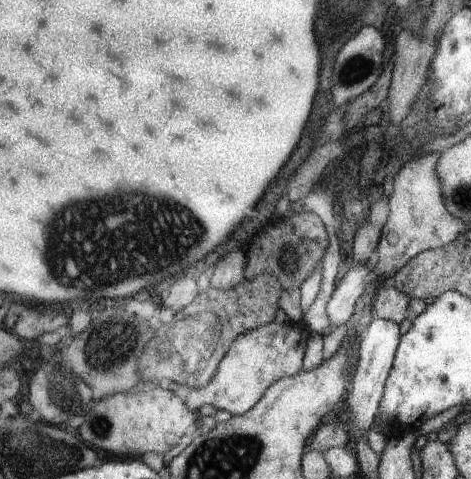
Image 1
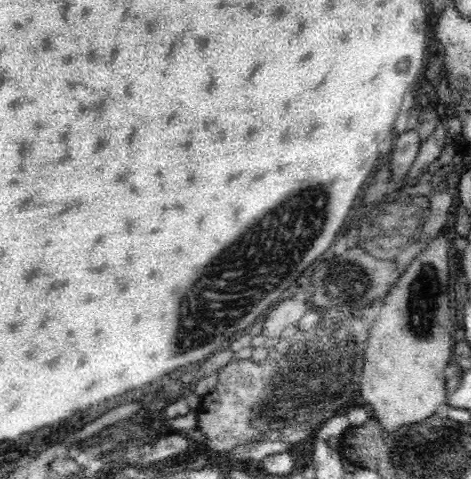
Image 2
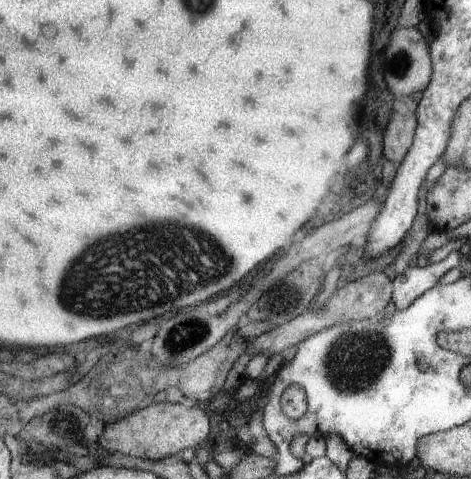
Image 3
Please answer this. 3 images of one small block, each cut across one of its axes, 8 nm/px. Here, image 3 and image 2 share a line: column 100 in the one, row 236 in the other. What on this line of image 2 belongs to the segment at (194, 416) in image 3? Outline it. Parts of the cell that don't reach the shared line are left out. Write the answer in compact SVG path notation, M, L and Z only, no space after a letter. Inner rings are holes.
M444 228L440 234L428 242L428 246L410 262L406 272L398 278L398 282L388 290L384 298L384 306L380 308L380 318L372 326L372 334L368 334L368 346L364 354L364 374L362 374L362 398L372 406L376 420L384 428L386 434L394 434L402 426L420 424L436 414L440 406L446 404L446 378L444 368L454 356L454 324L450 320L450 296L448 296L448 278L450 278L450 248L452 242L444 236Z

